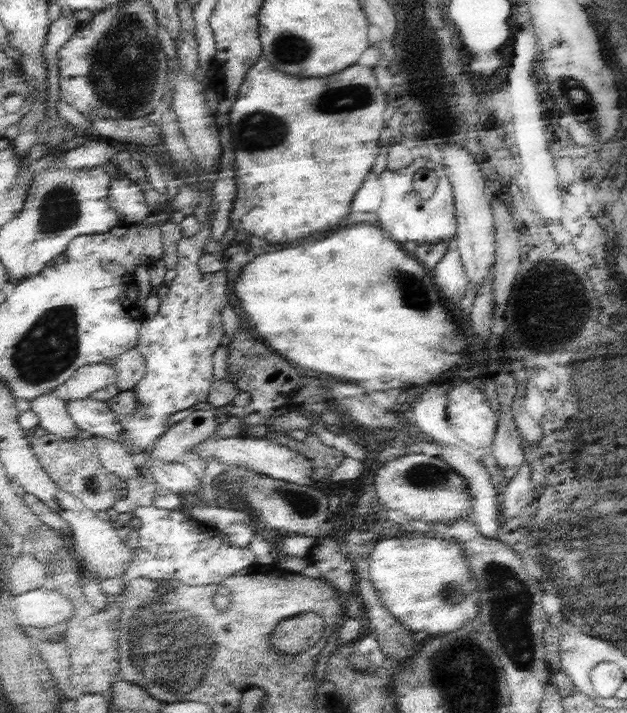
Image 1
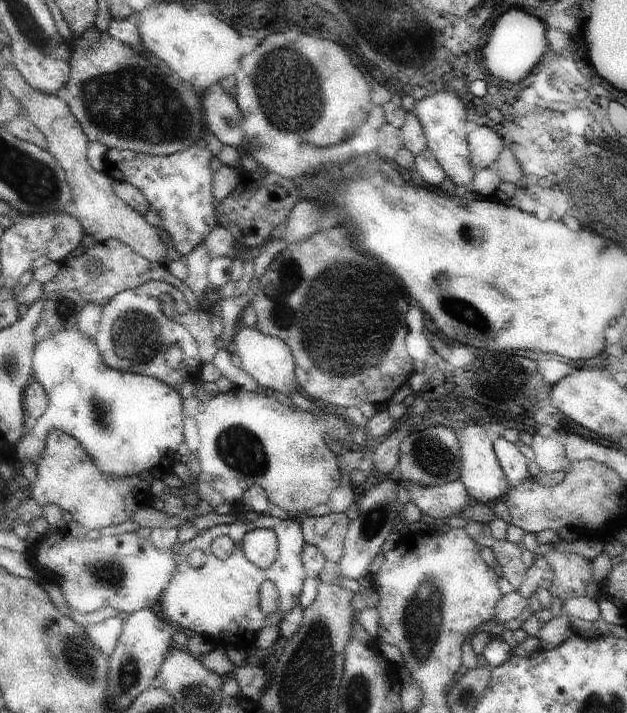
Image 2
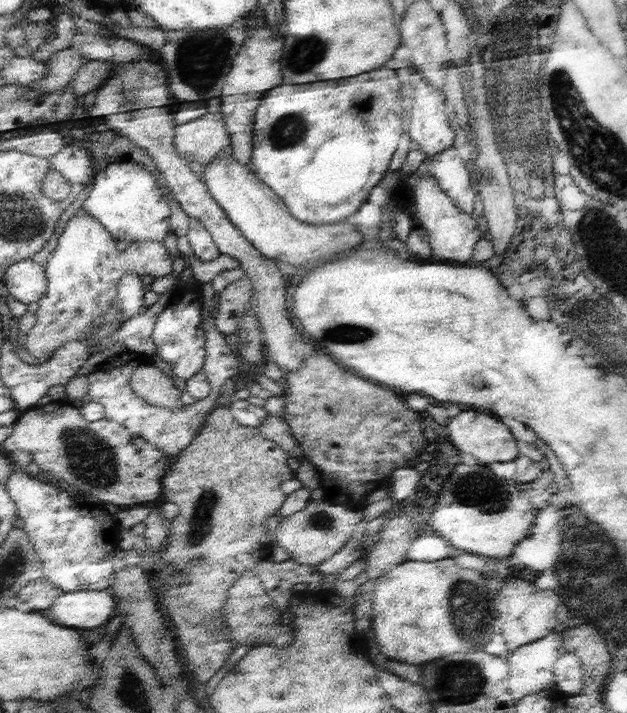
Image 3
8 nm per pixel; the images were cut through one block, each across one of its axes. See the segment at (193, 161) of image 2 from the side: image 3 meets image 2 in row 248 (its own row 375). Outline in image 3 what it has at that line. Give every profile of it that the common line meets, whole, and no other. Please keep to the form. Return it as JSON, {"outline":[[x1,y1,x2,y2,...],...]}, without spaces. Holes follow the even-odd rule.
{"outline":[[201,282,193,285,177,284,173,289,170,305,161,312,152,340,157,346,157,356,172,364,178,382,184,384,204,370,208,359,208,338,203,328,203,310,201,310]]}

